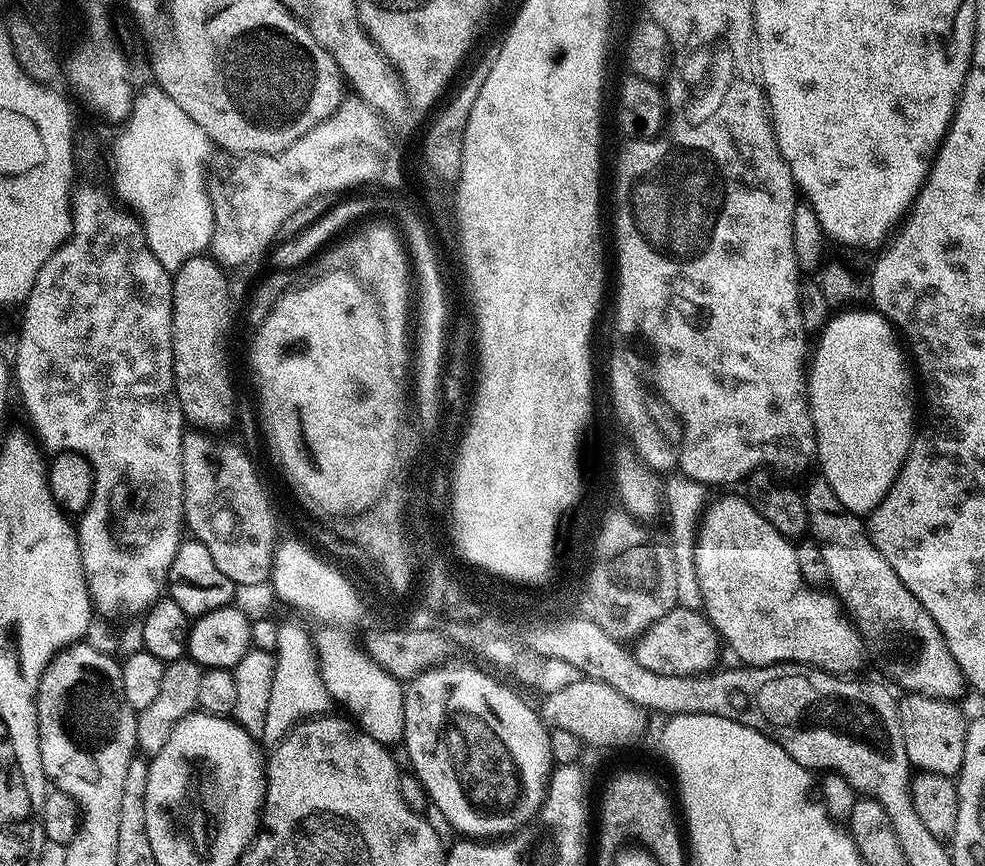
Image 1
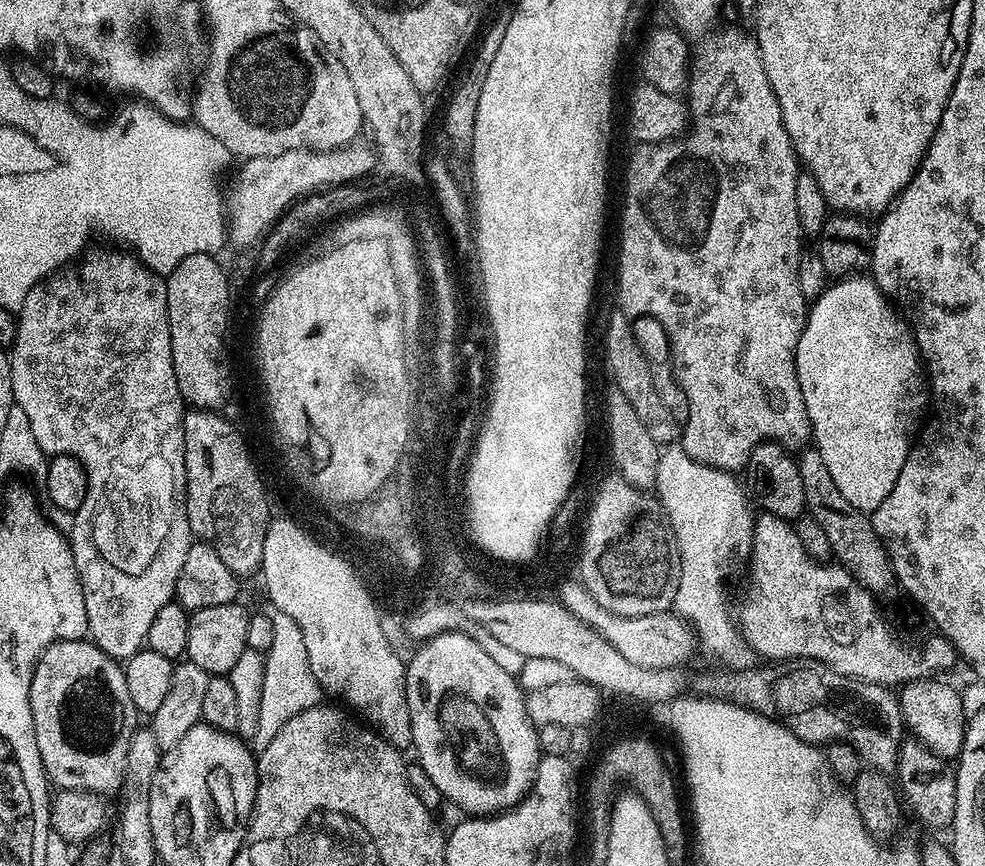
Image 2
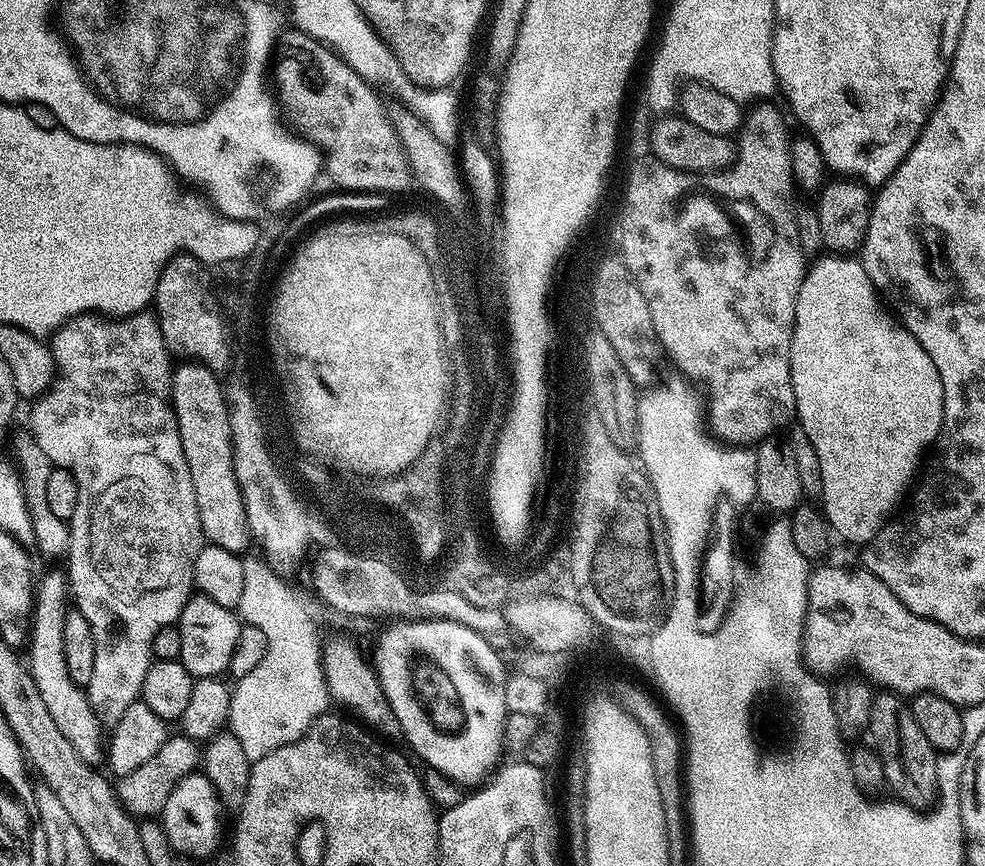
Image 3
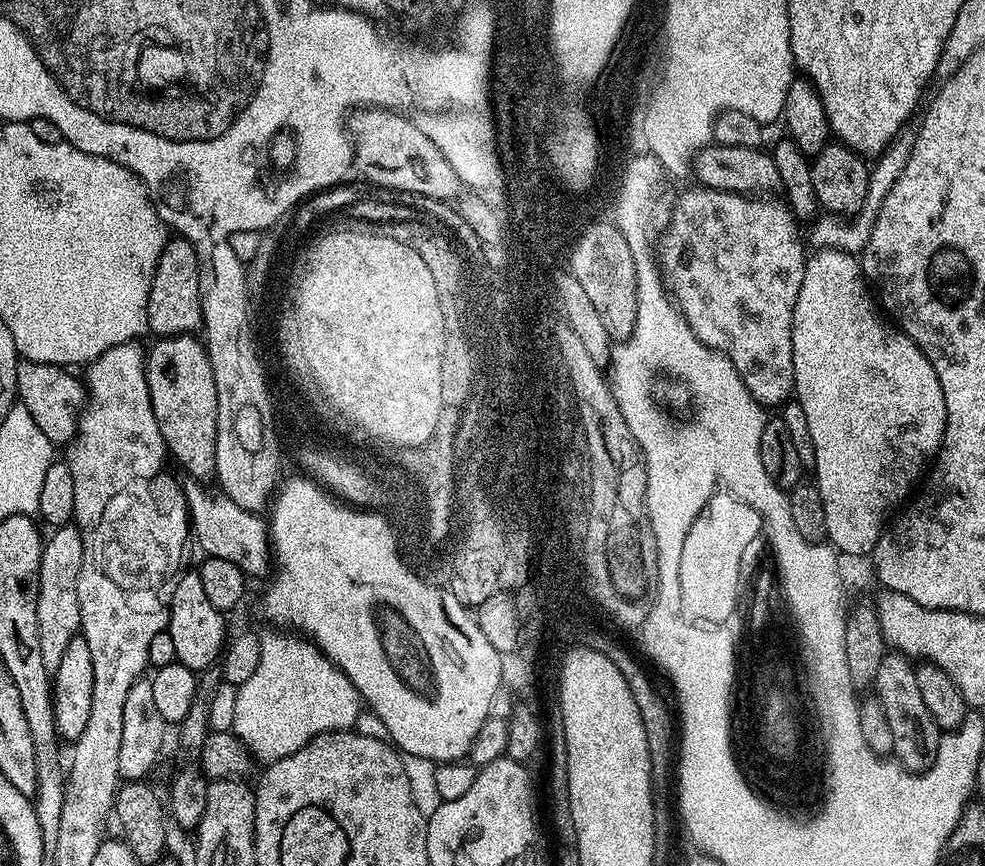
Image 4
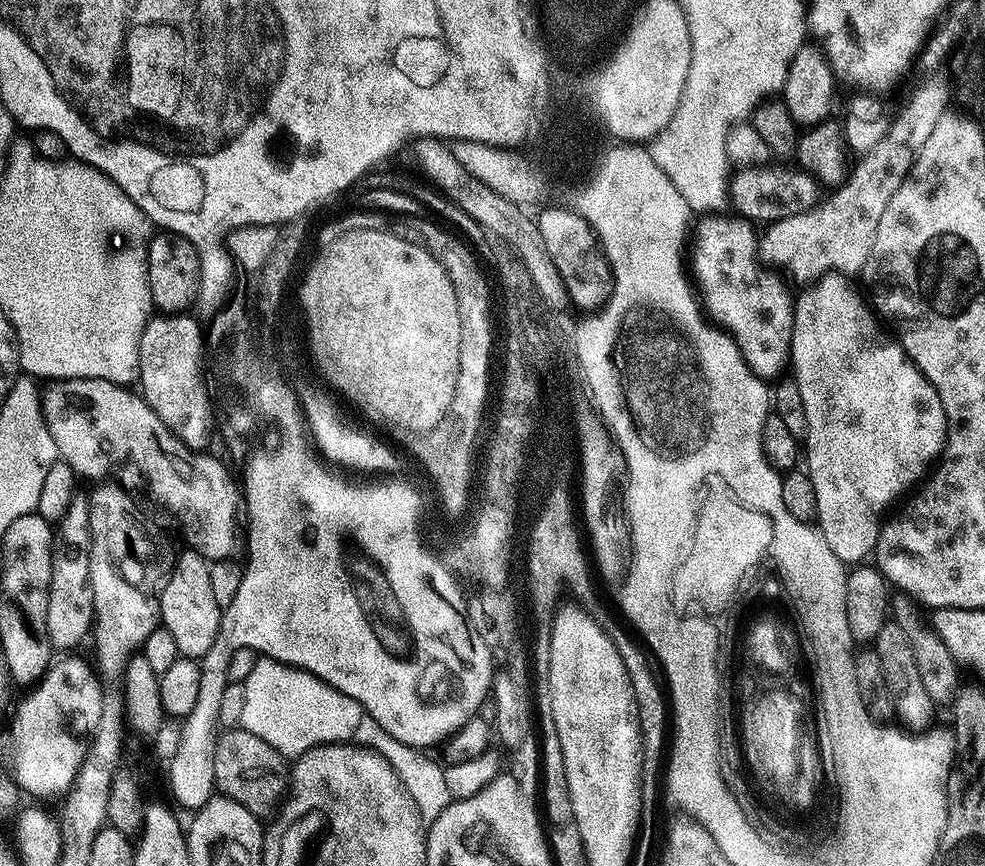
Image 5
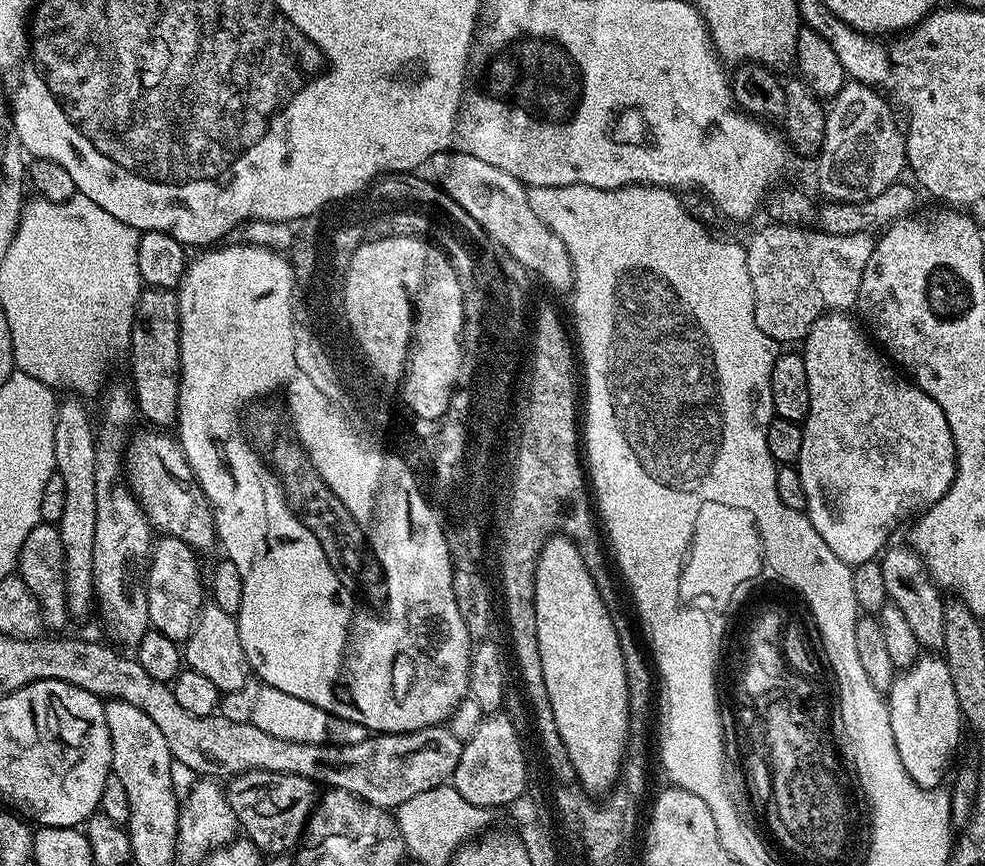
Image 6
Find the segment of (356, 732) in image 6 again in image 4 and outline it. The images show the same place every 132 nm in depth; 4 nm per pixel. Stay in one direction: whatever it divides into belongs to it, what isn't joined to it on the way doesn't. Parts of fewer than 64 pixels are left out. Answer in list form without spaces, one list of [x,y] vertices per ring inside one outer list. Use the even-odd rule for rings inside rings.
[[[268,630],[260,636],[262,659],[258,670],[236,689],[238,702],[234,705],[232,731],[248,747],[249,752],[261,765],[267,766],[302,750],[318,734],[323,732],[342,732],[351,729],[362,711],[360,692],[346,678],[346,674],[336,667],[311,639],[296,636],[283,636],[283,631]]]

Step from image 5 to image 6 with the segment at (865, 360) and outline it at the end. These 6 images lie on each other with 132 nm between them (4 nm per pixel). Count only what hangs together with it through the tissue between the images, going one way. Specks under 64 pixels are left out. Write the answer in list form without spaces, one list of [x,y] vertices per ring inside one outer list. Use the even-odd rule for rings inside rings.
[[[833,311],[822,315],[813,322],[808,335],[802,340],[802,346],[804,346],[802,355],[806,362],[806,382],[810,382],[810,410],[808,417],[802,421],[804,437],[802,438],[802,454],[798,461],[802,490],[806,490],[807,518],[822,538],[822,542],[826,542],[826,546],[834,550],[834,554],[842,558],[842,562],[849,566],[866,563],[867,560],[876,560],[893,539],[891,536],[896,523],[906,519],[907,516],[915,517],[934,502],[938,502],[938,498],[942,498],[942,494],[950,490],[956,477],[956,447],[954,438],[950,434],[950,426],[946,422],[946,414],[942,414],[942,406],[938,406],[934,398],[926,395],[921,388],[917,388],[911,379],[903,375],[896,376],[897,369],[887,359],[880,360],[881,349],[869,339],[865,329],[855,319],[853,320],[843,311]]]

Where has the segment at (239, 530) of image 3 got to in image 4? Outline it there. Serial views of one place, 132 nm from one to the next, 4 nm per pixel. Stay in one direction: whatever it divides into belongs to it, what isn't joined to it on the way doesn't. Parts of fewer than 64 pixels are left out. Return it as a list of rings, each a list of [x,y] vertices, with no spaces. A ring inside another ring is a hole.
[[[192,334],[166,336],[157,339],[156,345],[146,352],[148,366],[148,385],[154,406],[154,418],[162,430],[164,445],[168,447],[171,459],[177,460],[191,479],[208,482],[216,475],[216,431],[218,430],[218,394],[214,386],[214,370],[210,370],[208,349]]]

